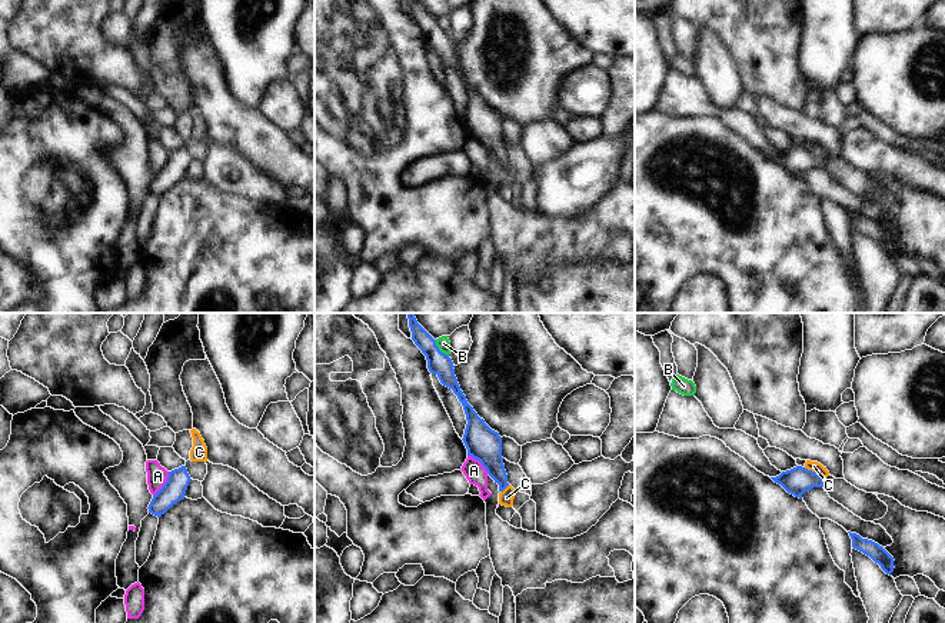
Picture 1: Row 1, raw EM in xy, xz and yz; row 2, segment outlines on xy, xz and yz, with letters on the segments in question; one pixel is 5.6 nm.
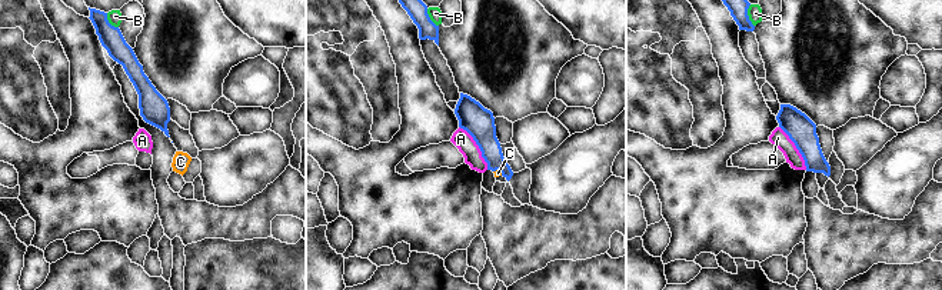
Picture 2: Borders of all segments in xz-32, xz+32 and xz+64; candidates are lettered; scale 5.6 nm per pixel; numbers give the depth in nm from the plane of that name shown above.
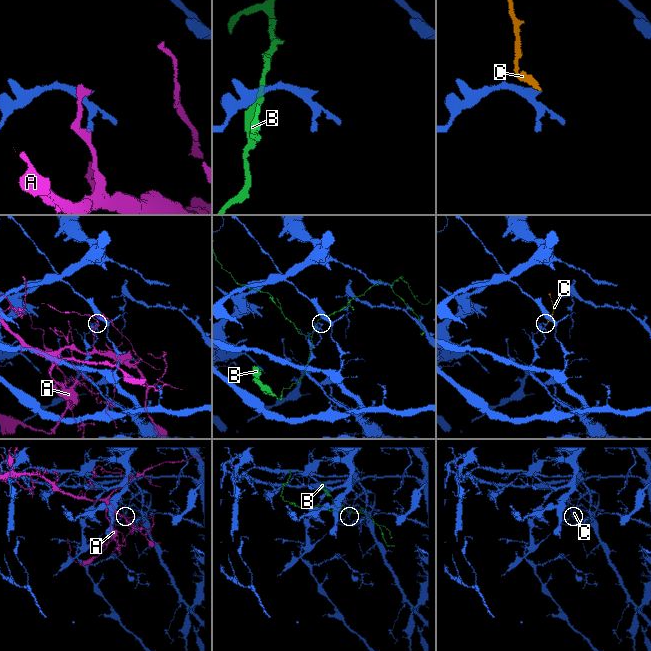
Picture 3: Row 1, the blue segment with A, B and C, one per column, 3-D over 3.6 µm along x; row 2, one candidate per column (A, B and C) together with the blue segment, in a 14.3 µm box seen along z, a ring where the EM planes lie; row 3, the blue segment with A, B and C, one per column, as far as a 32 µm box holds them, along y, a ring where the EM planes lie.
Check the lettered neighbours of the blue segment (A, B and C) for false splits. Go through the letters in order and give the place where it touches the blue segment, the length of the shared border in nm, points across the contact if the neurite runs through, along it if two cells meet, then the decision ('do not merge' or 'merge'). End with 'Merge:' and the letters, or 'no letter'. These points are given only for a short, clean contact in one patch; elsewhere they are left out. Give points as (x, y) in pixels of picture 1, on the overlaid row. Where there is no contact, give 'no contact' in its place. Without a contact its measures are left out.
A: meets blue in xy at (165, 485); contact 170 nm long; do not merge
B: meets blue in xz at (438, 349); contact 120 nm long; border along xz (435, 340), (435, 345), (448, 356); do not merge
C: meets blue in yz at (814, 472); contact 130 nm long; border along yz (804, 467), (824, 477); do not merge
Merge: no letter

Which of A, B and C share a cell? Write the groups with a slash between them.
A / B / C

